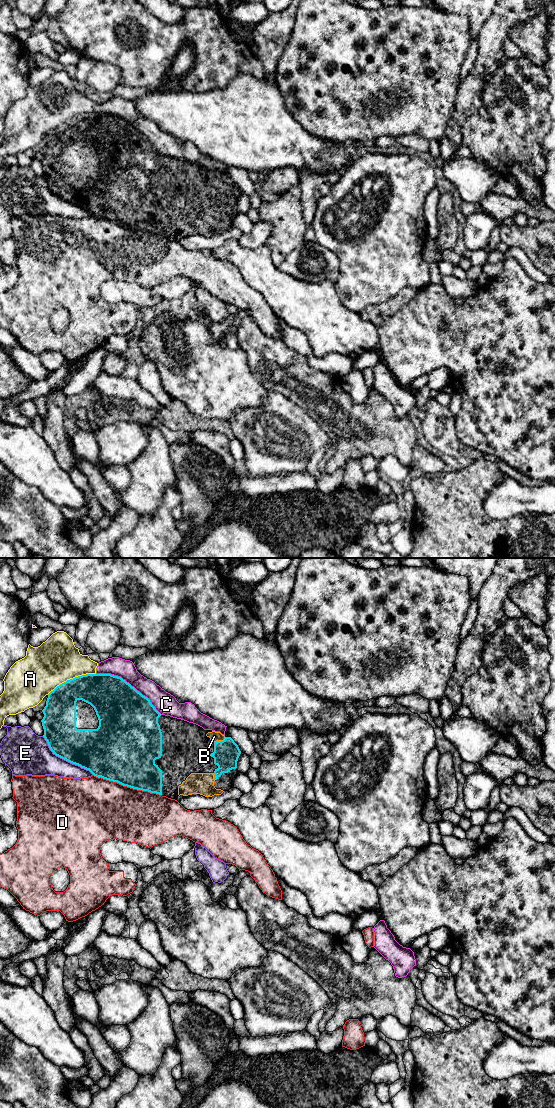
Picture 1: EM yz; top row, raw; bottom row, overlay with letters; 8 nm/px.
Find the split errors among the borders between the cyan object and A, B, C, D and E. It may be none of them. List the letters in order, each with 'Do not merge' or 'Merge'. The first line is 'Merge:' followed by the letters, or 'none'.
Merge: B
A: Do not merge
B: Merge
C: Do not merge
D: Do not merge
E: Do not merge

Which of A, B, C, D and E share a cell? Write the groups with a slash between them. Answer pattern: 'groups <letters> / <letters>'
groups A C / B / D / E

